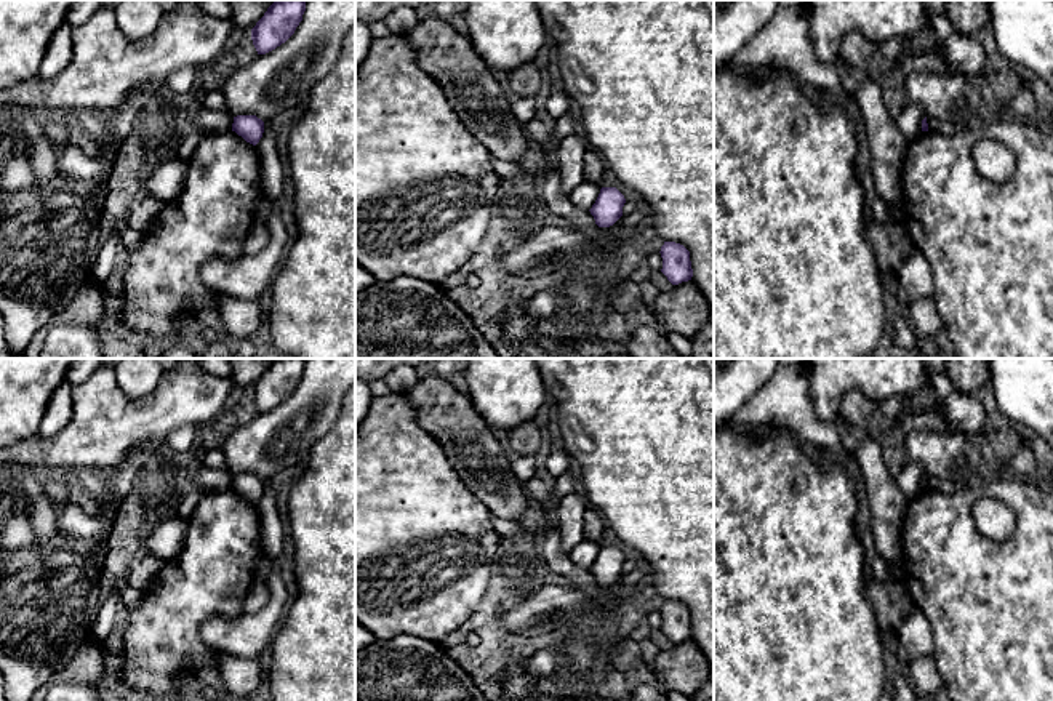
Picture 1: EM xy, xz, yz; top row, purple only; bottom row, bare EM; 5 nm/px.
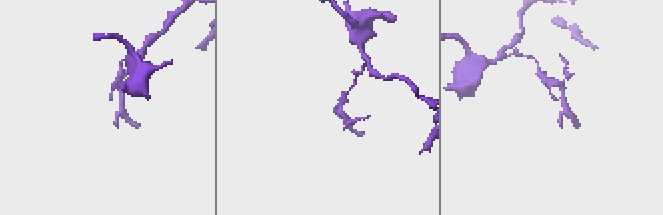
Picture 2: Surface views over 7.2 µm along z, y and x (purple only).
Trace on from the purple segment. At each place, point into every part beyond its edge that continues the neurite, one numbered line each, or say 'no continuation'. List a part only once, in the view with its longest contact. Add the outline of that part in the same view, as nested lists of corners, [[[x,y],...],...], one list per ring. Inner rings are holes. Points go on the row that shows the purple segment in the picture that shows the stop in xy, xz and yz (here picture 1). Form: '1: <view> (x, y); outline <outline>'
no continuation

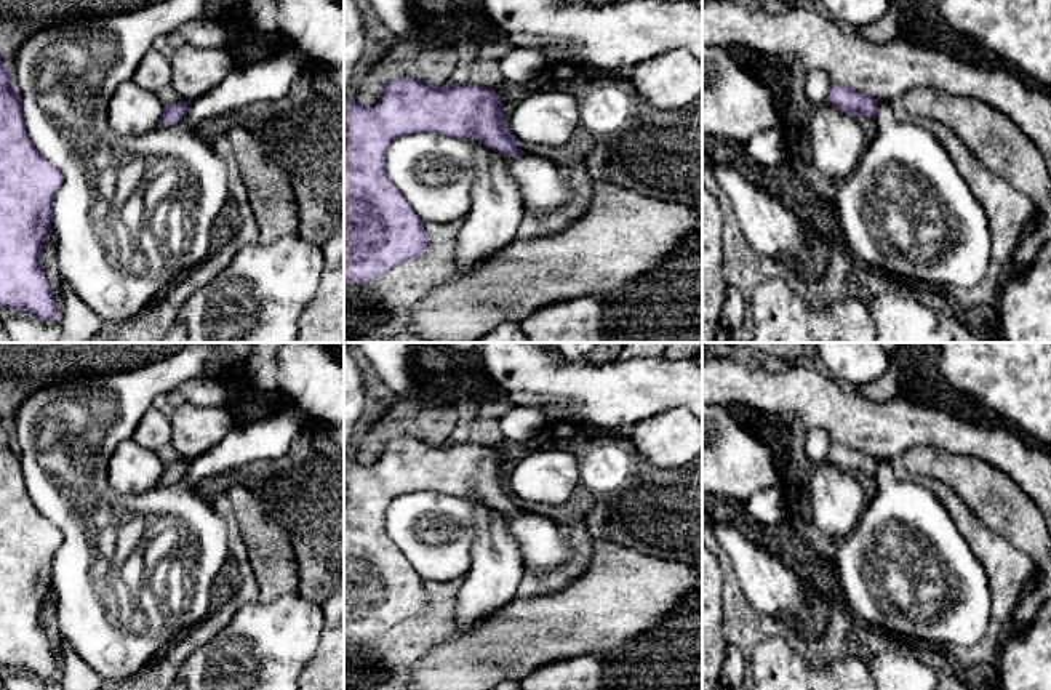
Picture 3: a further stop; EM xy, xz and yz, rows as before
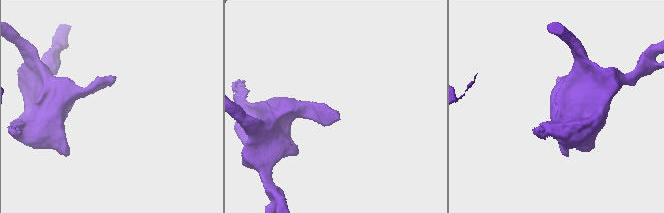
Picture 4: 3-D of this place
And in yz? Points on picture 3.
no continuation

